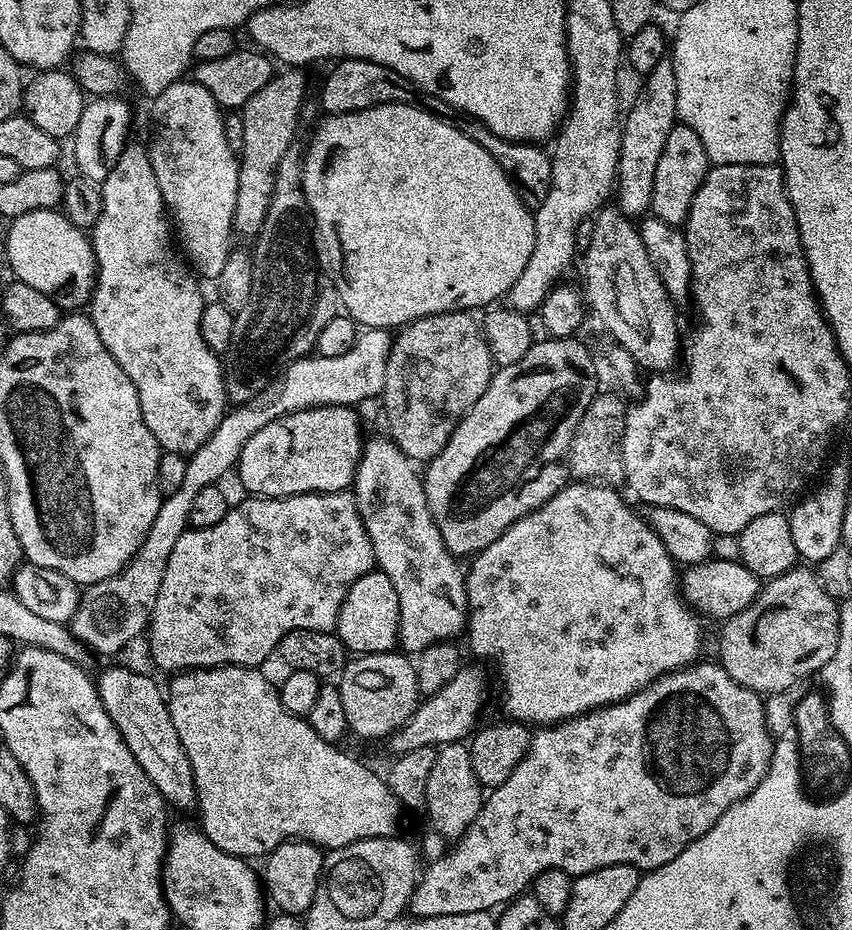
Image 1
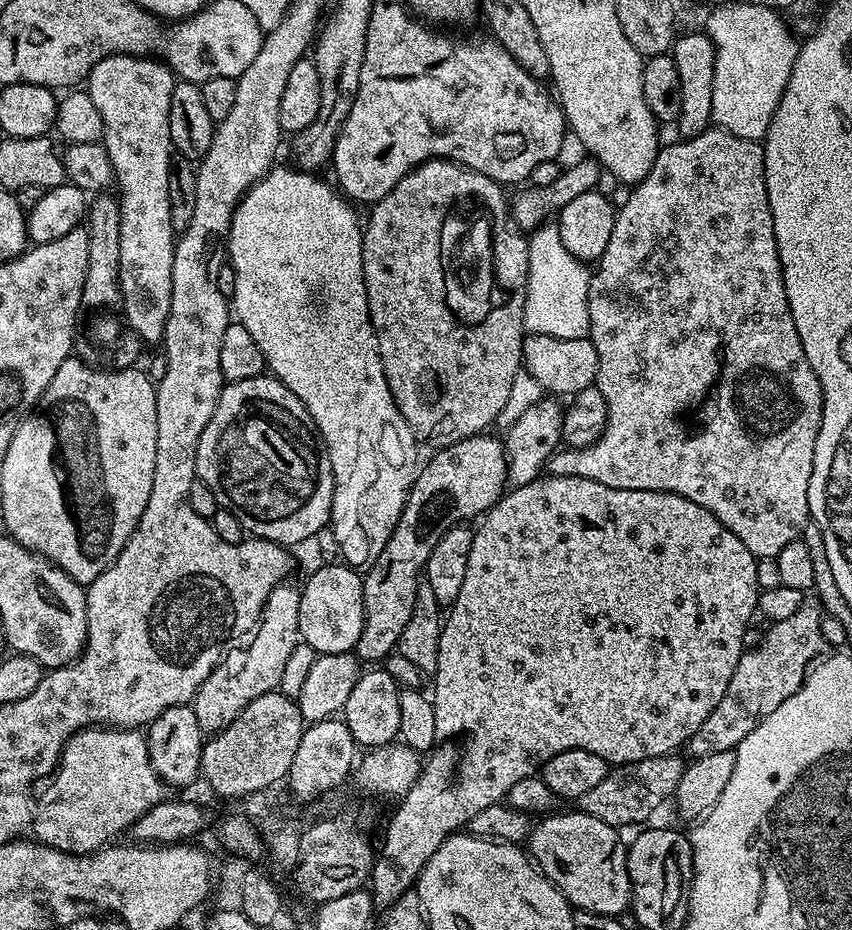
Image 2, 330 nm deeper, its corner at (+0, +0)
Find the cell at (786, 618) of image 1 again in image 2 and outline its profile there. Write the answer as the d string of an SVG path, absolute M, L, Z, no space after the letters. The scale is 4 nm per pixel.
M668 753L609 769L606 778L598 782L598 786L594 786L589 793L582 794L582 798L576 801L579 811L593 814L617 829L647 823L646 820L675 795L686 767L685 760L679 756L677 753Z

